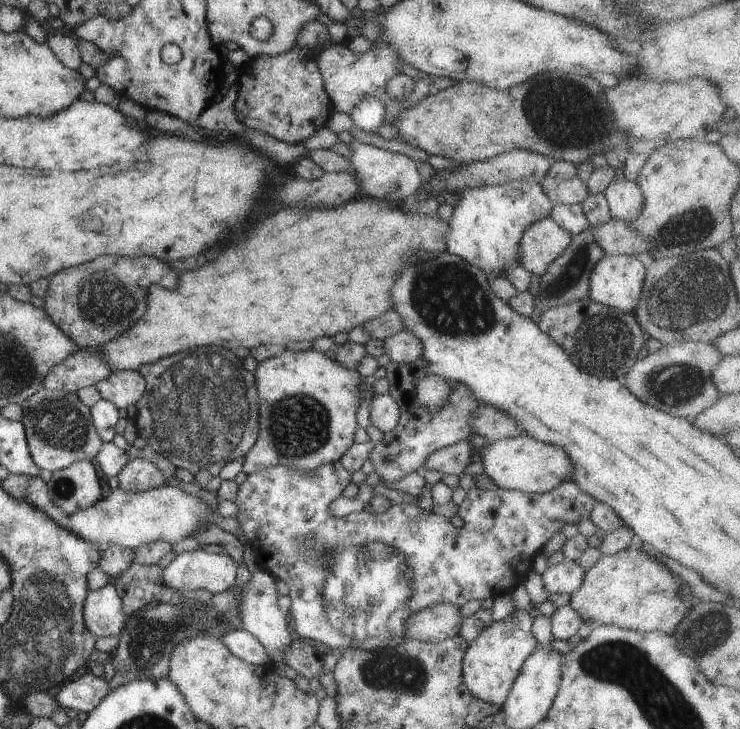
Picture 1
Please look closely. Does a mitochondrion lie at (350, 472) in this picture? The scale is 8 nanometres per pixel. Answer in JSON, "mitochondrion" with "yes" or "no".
{"mitochondrion":"no"}

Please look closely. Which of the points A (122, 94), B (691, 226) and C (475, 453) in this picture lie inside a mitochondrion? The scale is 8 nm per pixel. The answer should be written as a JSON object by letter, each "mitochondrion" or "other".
{"A":"other","B":"mitochondrion","C":"other"}

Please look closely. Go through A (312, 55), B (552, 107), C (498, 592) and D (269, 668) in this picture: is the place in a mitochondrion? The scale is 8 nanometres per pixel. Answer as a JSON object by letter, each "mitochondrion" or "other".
{"A":"other","B":"mitochondrion","C":"other","D":"other"}

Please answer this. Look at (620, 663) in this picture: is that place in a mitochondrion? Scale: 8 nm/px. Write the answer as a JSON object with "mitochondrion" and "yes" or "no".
{"mitochondrion":"yes"}

